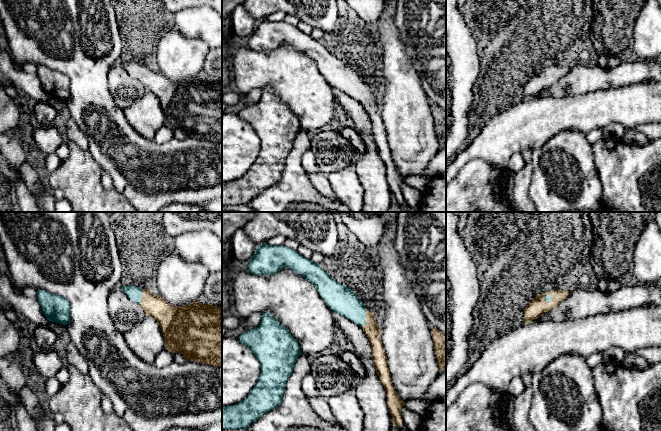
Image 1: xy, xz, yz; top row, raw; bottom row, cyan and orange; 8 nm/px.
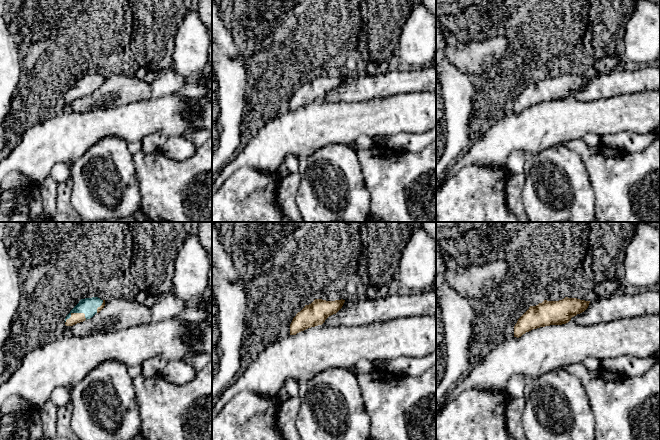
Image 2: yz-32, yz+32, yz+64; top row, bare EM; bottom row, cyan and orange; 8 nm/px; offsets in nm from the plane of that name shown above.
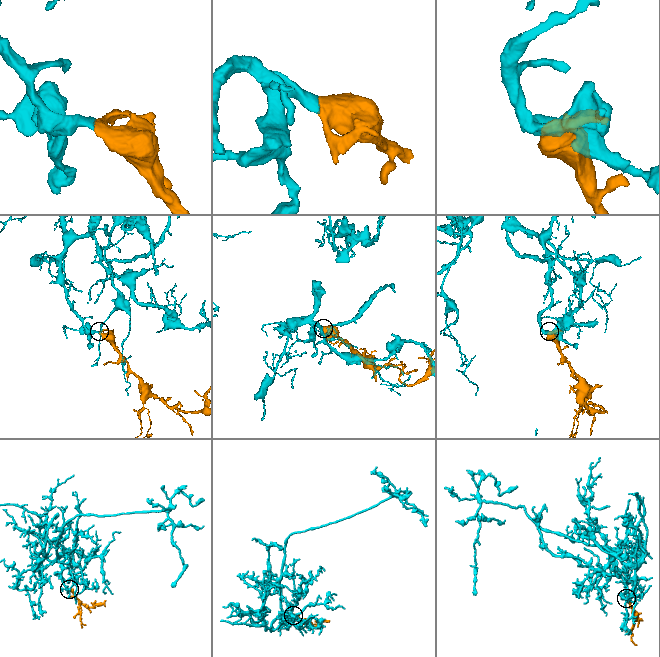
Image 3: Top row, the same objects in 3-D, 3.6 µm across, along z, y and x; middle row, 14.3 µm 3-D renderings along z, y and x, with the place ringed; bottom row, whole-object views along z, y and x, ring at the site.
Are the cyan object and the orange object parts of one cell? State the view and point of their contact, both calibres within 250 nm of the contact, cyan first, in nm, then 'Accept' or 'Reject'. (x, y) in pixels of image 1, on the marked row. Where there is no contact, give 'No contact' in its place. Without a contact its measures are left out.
Touches cyan at xz (365, 318). Thickness 220 nm (cyan) against 120 nm. Accept

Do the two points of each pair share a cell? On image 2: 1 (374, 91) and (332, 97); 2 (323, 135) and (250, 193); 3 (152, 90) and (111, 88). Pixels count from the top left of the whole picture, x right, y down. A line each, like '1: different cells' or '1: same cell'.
1: same cell
2: different cells
3: same cell

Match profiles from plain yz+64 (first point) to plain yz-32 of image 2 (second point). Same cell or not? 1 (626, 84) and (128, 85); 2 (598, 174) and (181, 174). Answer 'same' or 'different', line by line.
1: same
2: same

